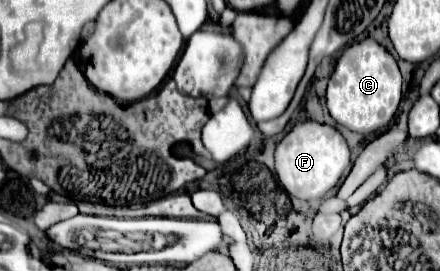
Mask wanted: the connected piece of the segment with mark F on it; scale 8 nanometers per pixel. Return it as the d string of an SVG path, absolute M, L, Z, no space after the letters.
M302 122L296 124L276 146L276 174L282 188L300 200L318 200L328 190L332 190L346 166L350 164L350 150L344 136L326 124L320 122Z

